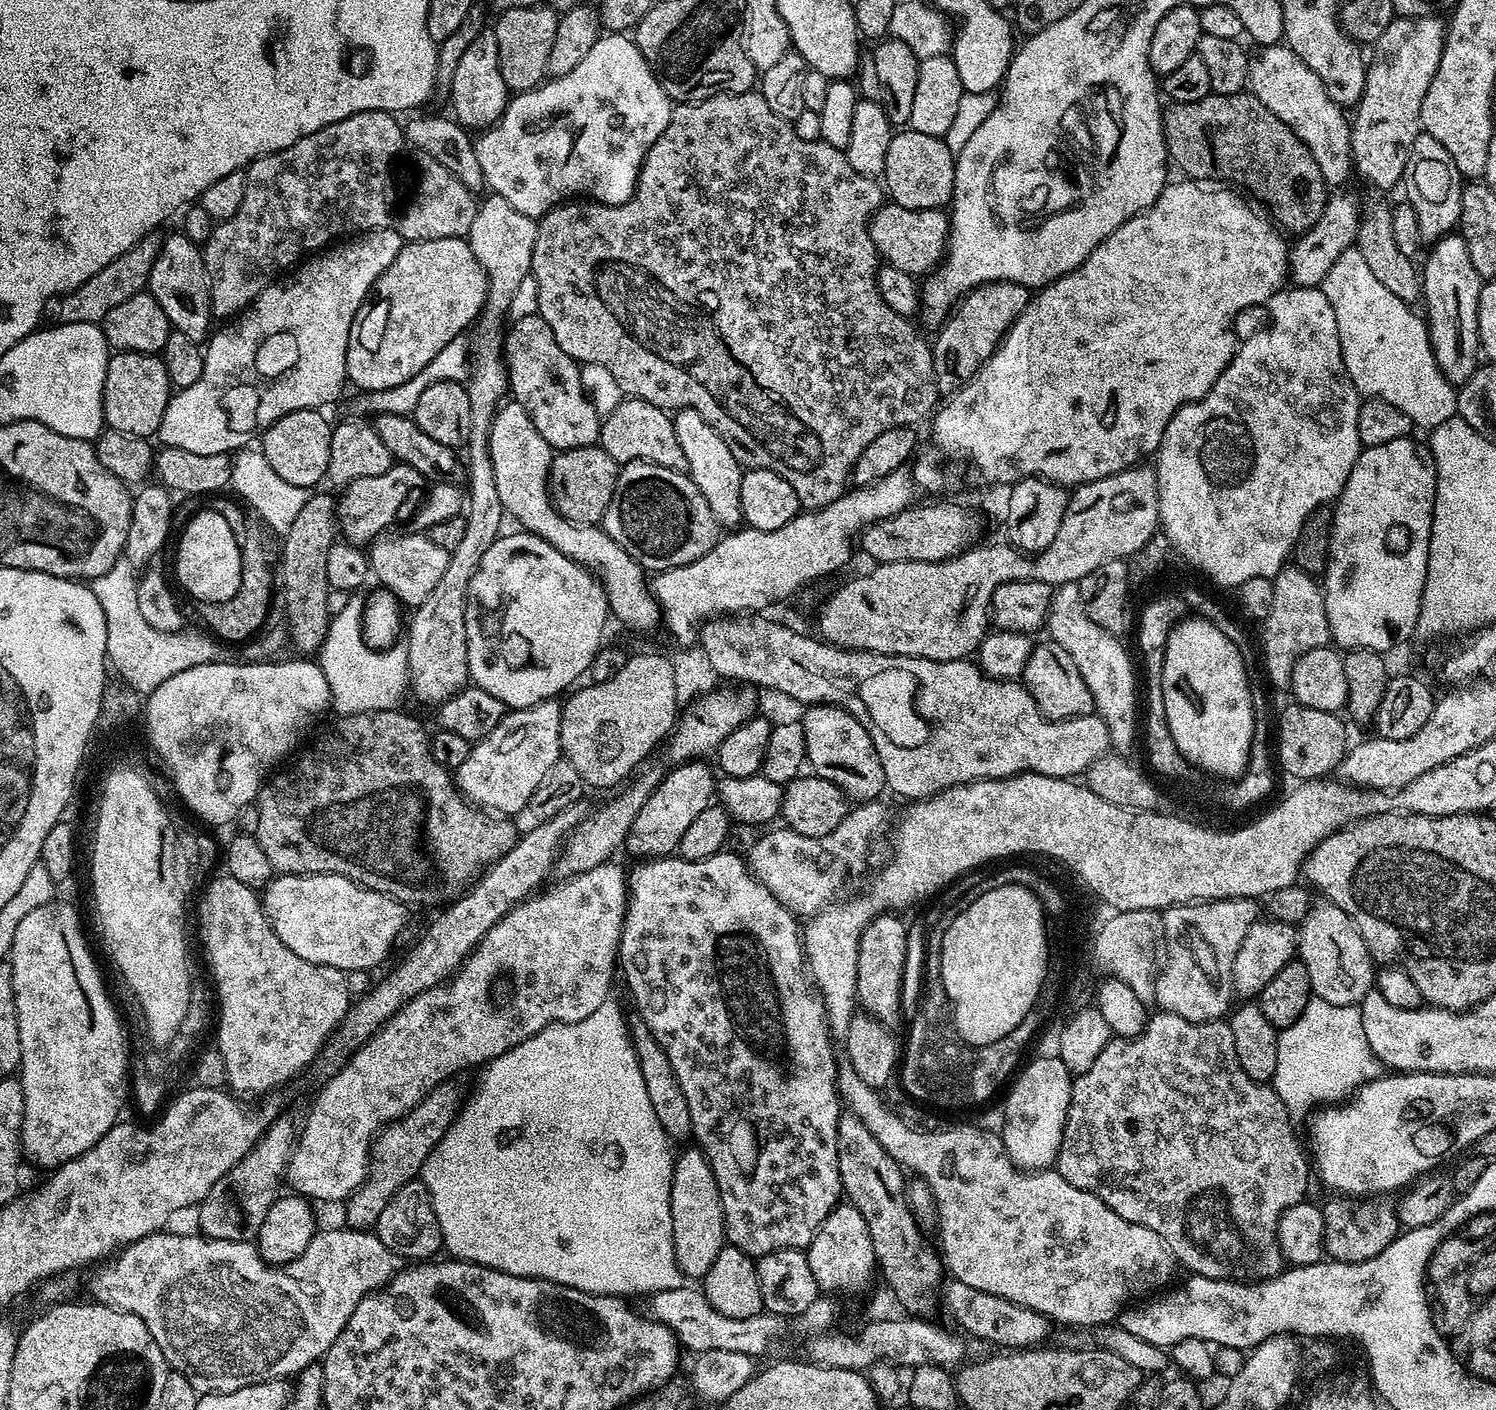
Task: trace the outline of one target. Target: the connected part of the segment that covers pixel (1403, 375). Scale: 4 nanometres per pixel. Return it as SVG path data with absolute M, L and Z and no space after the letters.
M1355 246L1346 249L1342 258L1330 266L1322 287L1330 306L1334 306L1346 374L1350 374L1350 382L1361 397L1398 406L1417 429L1437 428L1456 415L1458 388L1444 377L1434 358L1427 323L1374 278L1366 258Z

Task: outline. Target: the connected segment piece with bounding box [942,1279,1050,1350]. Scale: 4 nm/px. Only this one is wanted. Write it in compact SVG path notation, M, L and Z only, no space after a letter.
M949 1279L943 1285L942 1300L943 1296L949 1314L956 1319L955 1327L963 1330L969 1337L977 1336L990 1344L1002 1344L1000 1346L1006 1350L1025 1350L1031 1346L1043 1345L1047 1341L1044 1339L1048 1336L1050 1321L1041 1312L1018 1306L1006 1298L998 1298L982 1290L974 1290L974 1286L966 1286L966 1282L954 1279Z

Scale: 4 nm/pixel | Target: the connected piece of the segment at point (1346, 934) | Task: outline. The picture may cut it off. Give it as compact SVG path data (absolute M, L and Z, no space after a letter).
M1320 902L1309 910L1309 914L1298 925L1298 958L1310 973L1310 986L1315 999L1334 1002L1334 1006L1359 1005L1367 992L1374 988L1374 961L1367 950L1362 934L1337 904Z

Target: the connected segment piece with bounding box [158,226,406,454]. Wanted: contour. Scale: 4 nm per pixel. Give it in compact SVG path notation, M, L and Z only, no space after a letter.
M399 227L376 228L372 232L365 232L357 235L355 238L348 238L343 242L333 243L327 250L305 259L291 273L291 275L293 274L292 280L286 281L285 284L273 282L264 288L262 294L258 294L256 301L248 305L242 314L237 315L231 322L225 323L228 324L225 328L217 327L209 335L206 341L206 347L204 348L202 378L198 378L198 382L194 382L194 386L186 386L185 388L179 389L169 399L168 405L166 406L166 414L160 423L158 440L161 441L159 443L165 448L191 450L194 454L232 454L237 450L247 449L251 445L248 443L255 436L257 439L274 422L278 422L278 418L290 414L294 410L306 410L307 408L324 410L327 409L327 404L329 406L335 405L341 399L342 393L340 391L343 390L344 384L346 385L346 377L348 375L348 371L346 370L346 350L348 349L348 339L350 338L350 326L354 322L356 312L364 304L365 300L369 299L372 287L376 285L376 280L384 273L386 266L390 266L390 262L394 262L394 258L398 258L398 254L404 249L405 243L403 238L400 237Z

